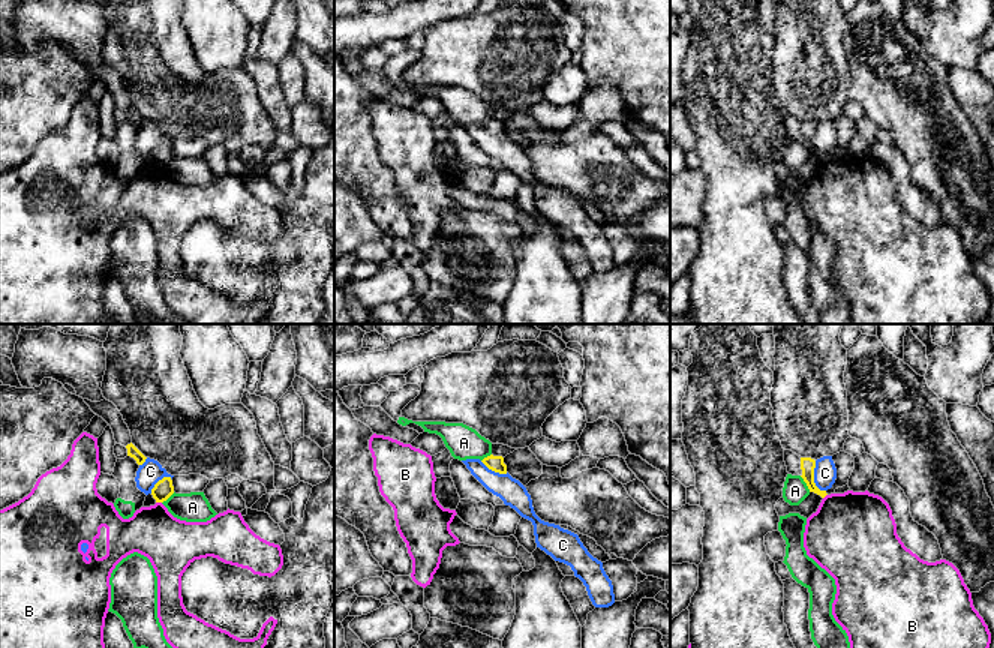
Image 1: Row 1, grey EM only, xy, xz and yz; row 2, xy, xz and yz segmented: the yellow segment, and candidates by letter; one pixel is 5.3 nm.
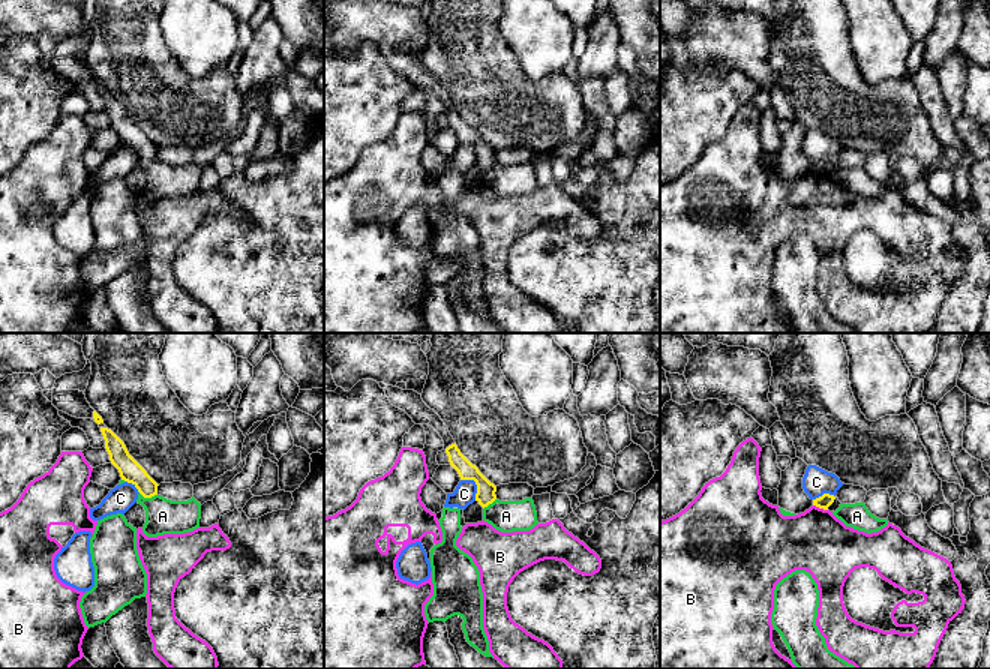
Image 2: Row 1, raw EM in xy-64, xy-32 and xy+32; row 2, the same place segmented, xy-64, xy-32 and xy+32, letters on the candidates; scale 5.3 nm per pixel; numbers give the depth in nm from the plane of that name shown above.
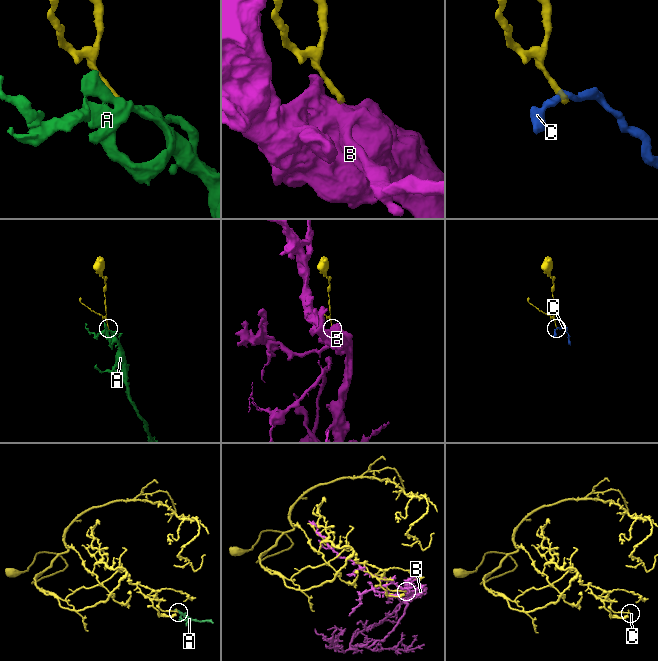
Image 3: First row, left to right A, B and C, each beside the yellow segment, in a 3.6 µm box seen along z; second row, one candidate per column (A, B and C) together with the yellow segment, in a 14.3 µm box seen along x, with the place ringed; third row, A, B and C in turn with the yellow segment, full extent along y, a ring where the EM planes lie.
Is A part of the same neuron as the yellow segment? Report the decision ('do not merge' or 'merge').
do not merge

